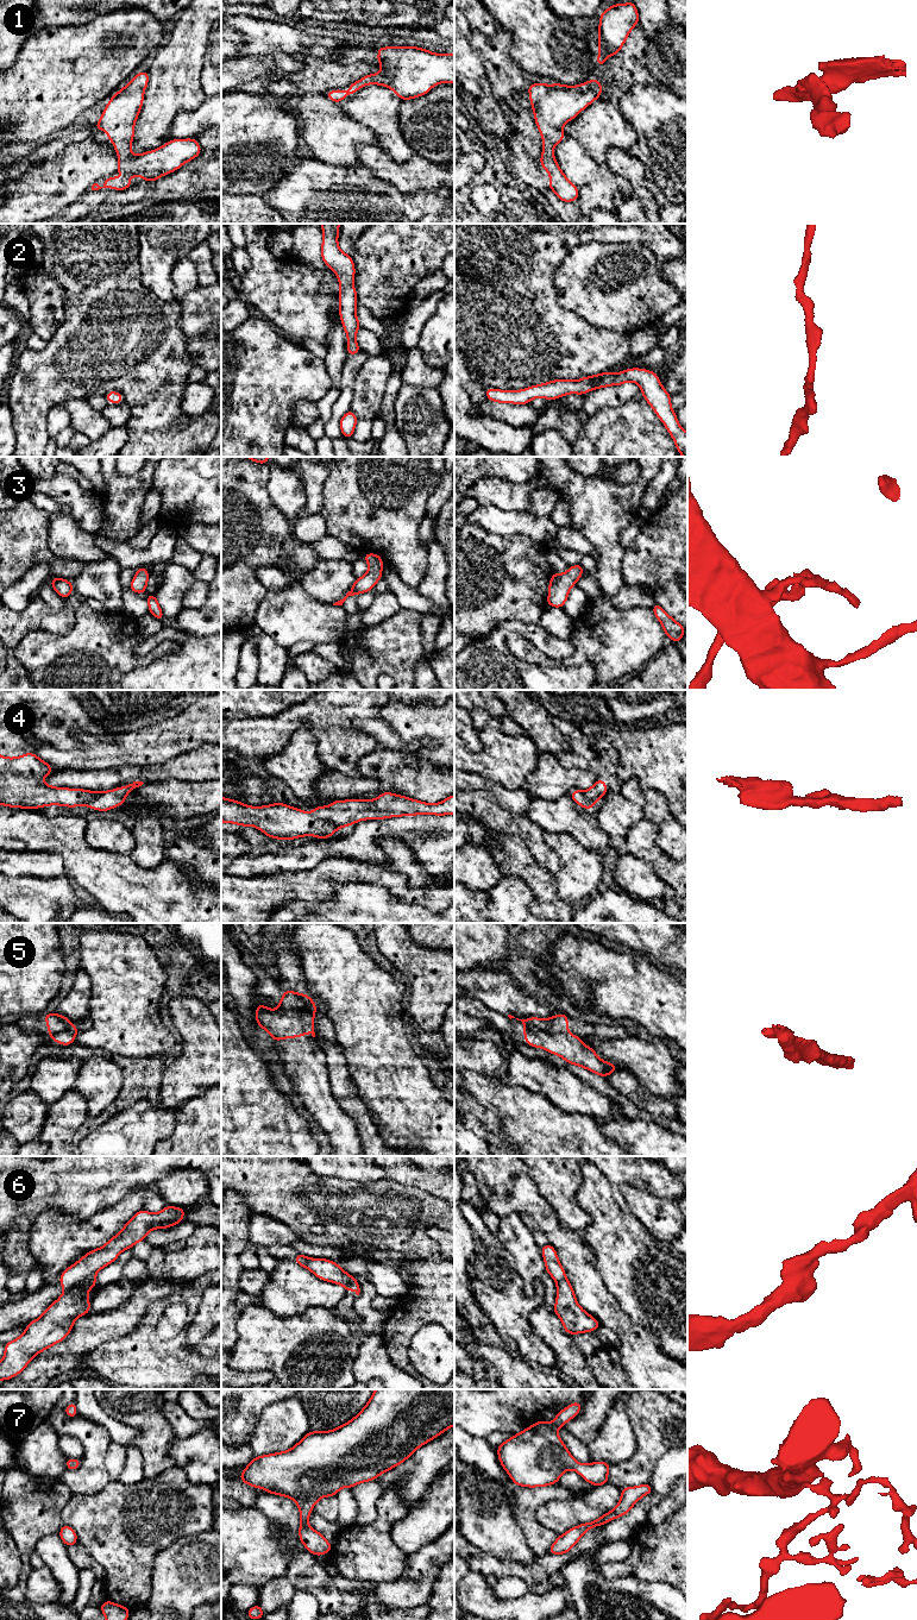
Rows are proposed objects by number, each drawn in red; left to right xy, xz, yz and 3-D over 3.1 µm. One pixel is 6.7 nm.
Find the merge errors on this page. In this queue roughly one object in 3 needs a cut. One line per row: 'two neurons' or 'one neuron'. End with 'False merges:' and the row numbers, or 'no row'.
1: one neuron
2: one neuron
3: one neuron
4: two neurons
5: two neurons
6: two neurons
7: one neuron
False merges: 4, 5, 6

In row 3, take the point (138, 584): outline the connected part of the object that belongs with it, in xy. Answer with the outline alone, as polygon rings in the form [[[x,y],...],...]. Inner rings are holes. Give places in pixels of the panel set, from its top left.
[[[137,567],[137,573],[133,577],[130,590],[136,594],[143,594],[149,582],[149,572],[146,567]]]

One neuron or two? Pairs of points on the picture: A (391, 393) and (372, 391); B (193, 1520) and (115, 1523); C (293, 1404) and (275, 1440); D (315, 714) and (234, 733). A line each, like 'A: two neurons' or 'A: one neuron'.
A: two neurons
B: one neuron
C: one neuron
D: one neuron

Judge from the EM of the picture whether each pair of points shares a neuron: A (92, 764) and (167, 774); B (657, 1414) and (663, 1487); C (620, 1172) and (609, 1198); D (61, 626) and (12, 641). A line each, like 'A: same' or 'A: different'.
A: different
B: different
C: different
D: same

